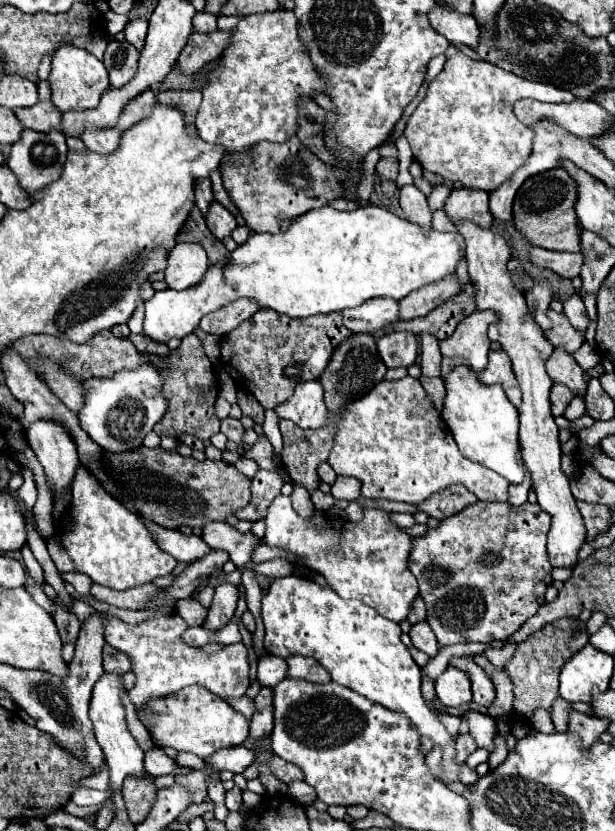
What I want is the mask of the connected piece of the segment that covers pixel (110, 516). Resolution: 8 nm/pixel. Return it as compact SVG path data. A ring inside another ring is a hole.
M83 465L76 470L71 492L72 513L64 531L60 531L60 541L74 561L74 571L88 575L94 583L104 587L126 591L152 583L156 577L164 577L176 569L178 561L156 545L142 519L128 511L120 501L112 499Z

